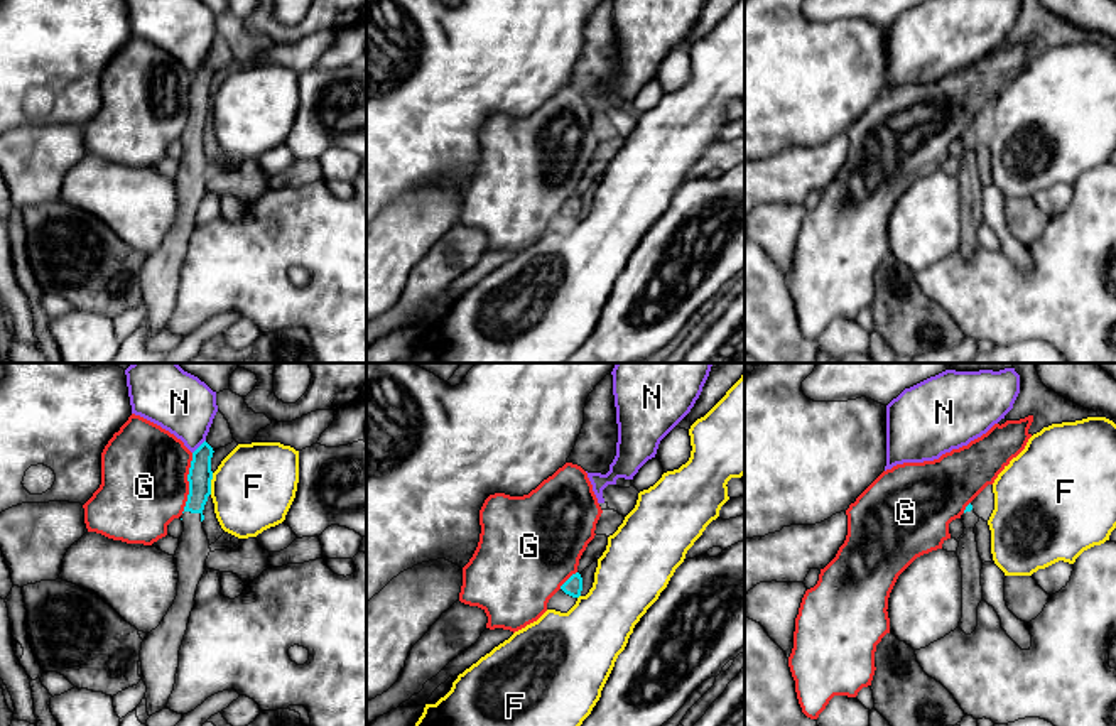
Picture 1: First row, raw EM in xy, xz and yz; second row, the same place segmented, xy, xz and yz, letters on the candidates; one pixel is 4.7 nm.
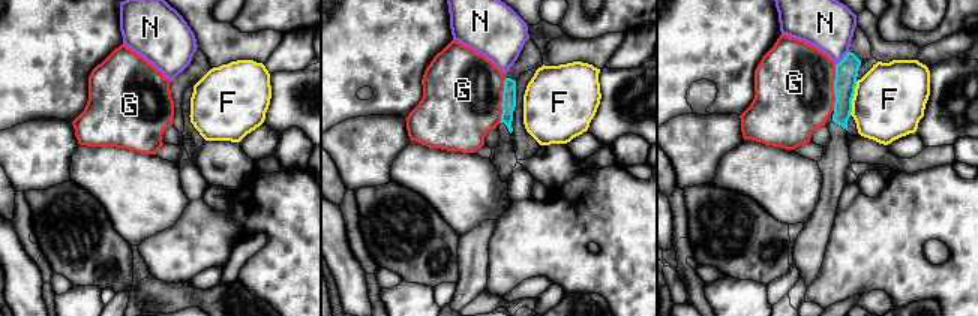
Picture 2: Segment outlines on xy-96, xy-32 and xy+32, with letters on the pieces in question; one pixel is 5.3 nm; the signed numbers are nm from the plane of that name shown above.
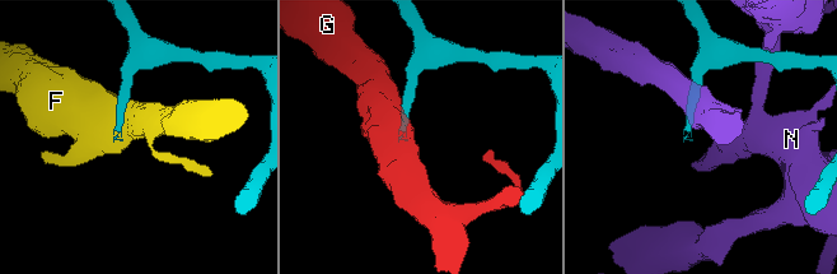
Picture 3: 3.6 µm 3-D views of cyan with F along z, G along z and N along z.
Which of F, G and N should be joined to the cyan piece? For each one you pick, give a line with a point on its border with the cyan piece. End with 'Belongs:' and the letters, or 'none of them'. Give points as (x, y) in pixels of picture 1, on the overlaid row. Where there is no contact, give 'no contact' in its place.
Belongs: none of them

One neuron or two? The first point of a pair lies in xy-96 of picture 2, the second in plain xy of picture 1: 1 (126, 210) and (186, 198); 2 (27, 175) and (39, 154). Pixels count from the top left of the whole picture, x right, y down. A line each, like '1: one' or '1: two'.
1: two
2: one

